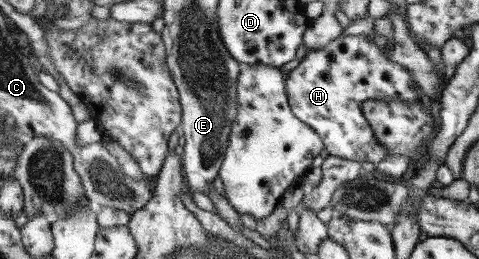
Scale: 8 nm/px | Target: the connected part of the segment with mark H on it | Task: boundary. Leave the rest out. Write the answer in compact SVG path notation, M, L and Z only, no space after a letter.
M367 35L339 36L327 47L309 50L306 57L299 65L290 71L286 83L286 90L290 98L290 104L299 119L310 124L311 128L321 136L329 155L349 159L357 162L369 161L377 164L383 161L388 153L386 145L375 138L375 129L366 118L362 105L370 99L395 98L409 102L410 104L420 102L417 92L413 88L411 75L400 63L390 59L392 41L386 44L386 49L379 50L373 40Z

